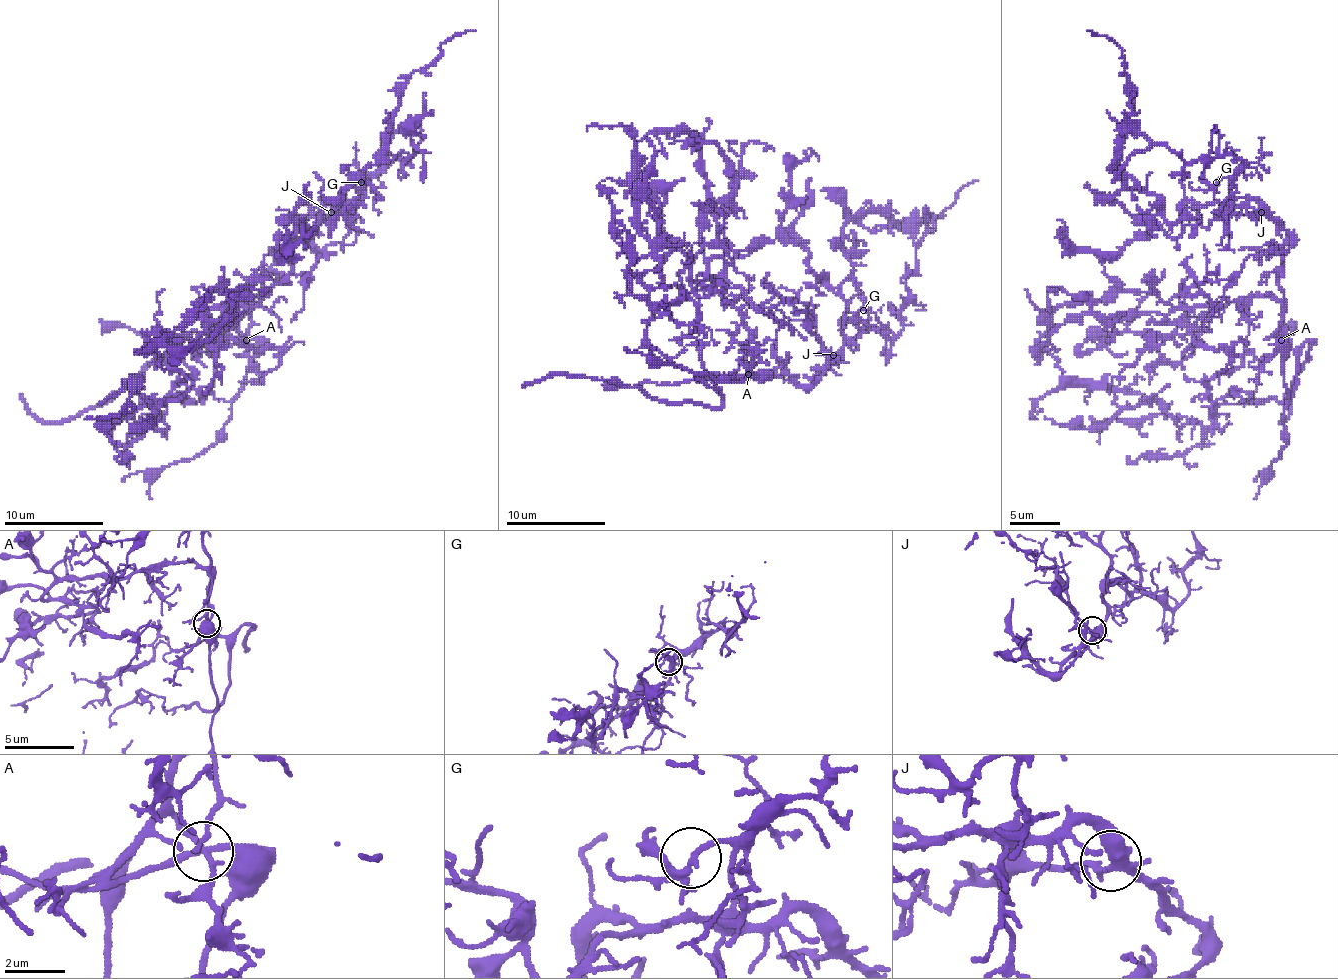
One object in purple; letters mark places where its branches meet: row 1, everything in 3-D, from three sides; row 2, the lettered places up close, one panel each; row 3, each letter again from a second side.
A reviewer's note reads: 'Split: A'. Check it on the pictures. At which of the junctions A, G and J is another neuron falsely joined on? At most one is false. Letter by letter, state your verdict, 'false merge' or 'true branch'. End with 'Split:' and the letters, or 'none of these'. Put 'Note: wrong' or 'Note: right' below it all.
A: false merge
G: true branch
J: true branch
Split: A
Note: right

